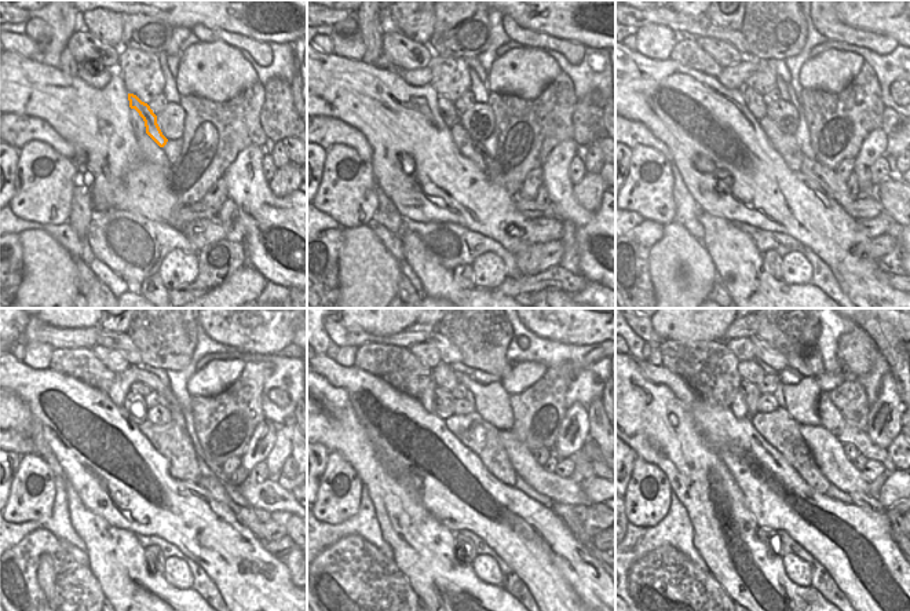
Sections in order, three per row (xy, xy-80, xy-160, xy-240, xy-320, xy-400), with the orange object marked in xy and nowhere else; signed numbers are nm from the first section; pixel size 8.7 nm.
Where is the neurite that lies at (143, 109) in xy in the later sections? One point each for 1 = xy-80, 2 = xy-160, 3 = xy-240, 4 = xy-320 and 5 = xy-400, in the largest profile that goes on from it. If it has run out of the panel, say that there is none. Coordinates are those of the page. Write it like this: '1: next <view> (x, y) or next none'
1: next xy-80 (488, 160)
2: next xy-160 (828, 179)
3: next xy-240 (245, 515)
4: next xy-320 (578, 531)
5: next xy-400 (895, 531)

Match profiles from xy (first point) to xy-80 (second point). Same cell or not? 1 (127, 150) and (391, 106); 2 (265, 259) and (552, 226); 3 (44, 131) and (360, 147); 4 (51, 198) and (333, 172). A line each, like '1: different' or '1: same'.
1: same
2: different
3: same
4: same

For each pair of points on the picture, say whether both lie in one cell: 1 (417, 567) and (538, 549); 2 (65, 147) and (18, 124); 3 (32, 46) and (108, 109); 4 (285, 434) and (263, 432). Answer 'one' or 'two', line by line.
1: two
2: one
3: two
4: two

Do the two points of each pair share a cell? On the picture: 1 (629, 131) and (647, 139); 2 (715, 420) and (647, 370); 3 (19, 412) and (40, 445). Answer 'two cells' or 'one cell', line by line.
1: one cell
2: one cell
3: one cell

